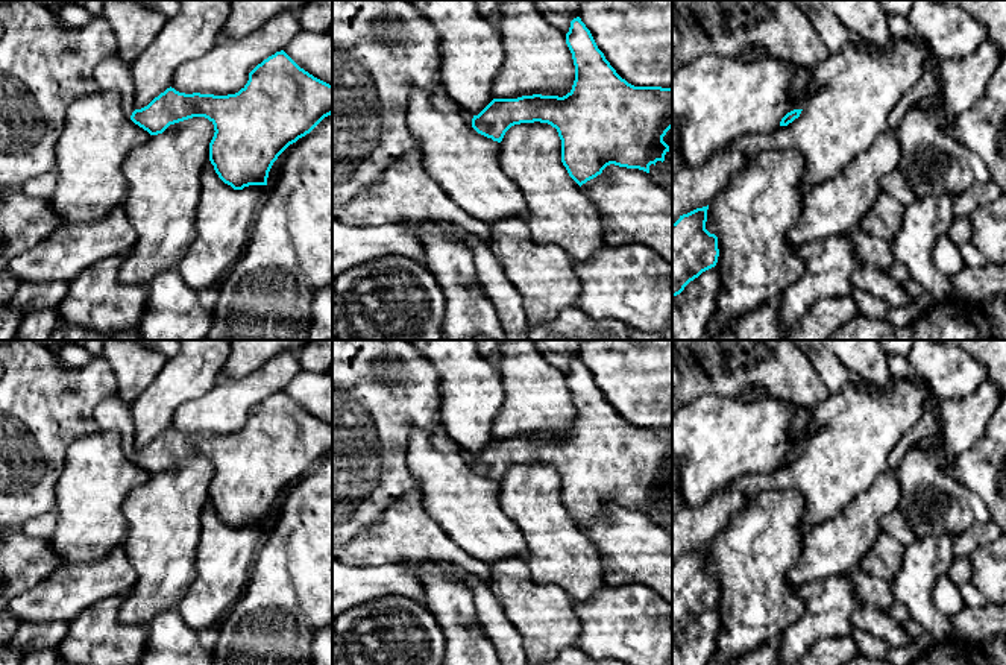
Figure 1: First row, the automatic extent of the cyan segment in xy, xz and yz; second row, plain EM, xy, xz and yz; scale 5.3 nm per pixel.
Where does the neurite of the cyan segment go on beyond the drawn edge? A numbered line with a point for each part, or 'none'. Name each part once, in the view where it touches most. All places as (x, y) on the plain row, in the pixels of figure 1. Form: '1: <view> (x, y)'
1: yz (801, 416)

